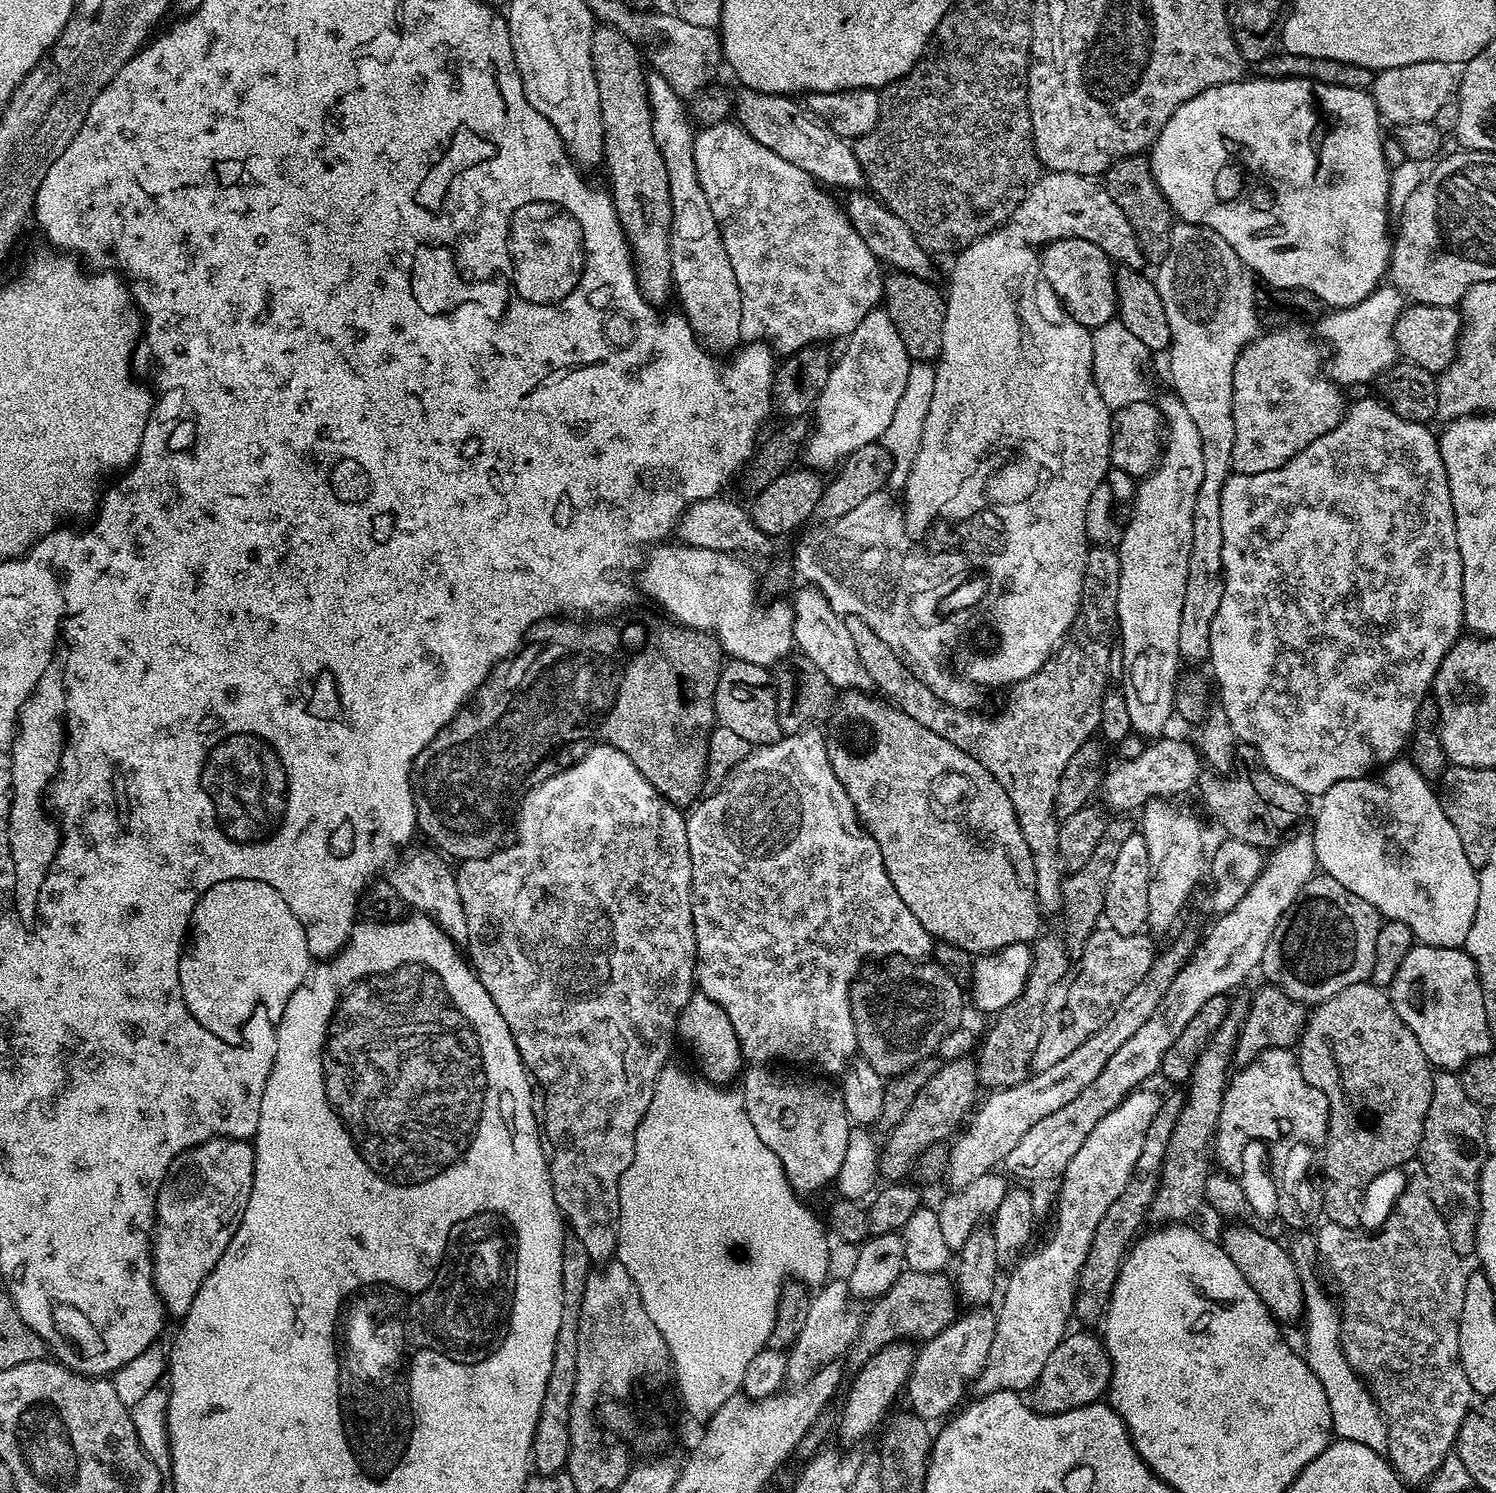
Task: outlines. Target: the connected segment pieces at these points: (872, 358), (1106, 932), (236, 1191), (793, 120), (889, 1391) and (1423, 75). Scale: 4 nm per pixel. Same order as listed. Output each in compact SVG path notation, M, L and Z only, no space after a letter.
M883 307L868 312L845 344L840 361L831 365L826 390L822 390L814 409L816 420L802 448L803 463L813 470L835 469L859 447L883 437L912 369L906 346L902 346L902 338L898 338L898 330Z
M1107 926L1097 927L1090 934L1084 949L1073 959L1066 978L1062 978L1062 982L1050 990L1050 998L1046 998L1042 1036L1030 1061L1036 1072L1046 1070L1073 1053L1110 1018L1122 998L1146 978L1158 955L1158 947L1151 938L1144 932L1118 934Z
M207 1140L187 1148L174 1158L168 1167L166 1178L158 1190L156 1199L156 1223L150 1233L152 1237L152 1284L169 1317L182 1318L194 1302L194 1294L206 1282L206 1278L218 1266L218 1258L230 1246L230 1238L240 1225L246 1202L250 1202L250 1190L254 1186L256 1149L246 1140Z
M741 87L739 91L740 94L736 94L734 98L734 120L741 128L747 130L750 138L762 142L766 150L774 150L778 158L786 158L786 162L794 162L794 166L806 170L806 174L810 174L812 179L821 185L830 184L834 188L848 188L847 190L860 190L865 187L864 171L856 157L855 147L838 134L834 134L834 130L830 130L830 126L826 126L822 118L815 116L801 101L800 104L796 101L799 99L755 92L752 88L745 87Z
M897 1342L885 1346L878 1350L876 1354L862 1367L854 1372L852 1376L852 1385L848 1388L848 1393L844 1396L844 1409L840 1412L840 1436L844 1440L860 1440L867 1432L872 1432L881 1427L885 1423L886 1417L889 1415L888 1410L892 1406L896 1395L905 1391L908 1375L912 1372L912 1367L916 1361L917 1349L911 1343Z
M1414 62L1410 66L1381 68L1372 77L1370 95L1381 117L1392 126L1435 121L1438 110L1453 99L1458 76L1453 65L1442 62Z

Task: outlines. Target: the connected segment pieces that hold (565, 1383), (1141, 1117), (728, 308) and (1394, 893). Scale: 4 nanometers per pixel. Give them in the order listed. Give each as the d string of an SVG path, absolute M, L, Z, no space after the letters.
M568 1234L562 1250L562 1326L558 1326L558 1342L554 1342L554 1366L550 1382L546 1382L546 1398L538 1414L538 1426L532 1439L531 1463L537 1473L552 1476L565 1471L570 1450L570 1402L574 1402L574 1381L578 1379L578 1314L582 1310L582 1294L588 1275L594 1271L590 1254L578 1238Z
M1137 1090L1131 1092L1120 1105L1082 1142L1082 1150L1070 1158L1068 1169L1064 1171L1060 1184L1060 1197L1056 1200L1056 1221L1052 1224L1052 1233L1041 1248L1036 1248L1015 1265L1008 1285L1003 1285L1004 1301L996 1312L996 1329L994 1342L990 1342L990 1354L986 1354L986 1366L974 1381L975 1393L984 1395L994 1392L1026 1392L1036 1384L1038 1374L1042 1374L1042 1366L1046 1366L1046 1358L1054 1351L1054 1346L1062 1342L1068 1328L1068 1316L1073 1315L1072 1299L1076 1295L1076 1279L1078 1270L1082 1270L1082 1262L1086 1262L1086 1254L1090 1251L1090 1242L1094 1238L1094 1230L1098 1230L1098 1222L1102 1222L1102 1214L1110 1207L1110 1202L1122 1194L1126 1182L1130 1178L1130 1170L1134 1170L1134 1162L1138 1162L1138 1153L1142 1150L1142 1138L1146 1138L1146 1130L1150 1130L1150 1122L1154 1122L1154 1114L1158 1114L1161 1097L1152 1092Z
M649 71L646 79L654 142L658 142L662 162L666 162L666 178L670 178L670 266L674 296L677 301L680 299L679 311L688 319L696 339L713 353L731 353L742 340L742 294L723 245L720 223L714 210L710 210L710 202L706 202L706 190L698 182L692 145L694 124L686 115L685 101L662 74Z
M1397 758L1391 764L1383 765L1375 774L1338 782L1334 786L1330 786L1330 790L1326 790L1323 796L1319 797L1318 804L1320 804L1320 809L1316 812L1316 825L1310 829L1310 835L1316 851L1316 863L1327 875L1342 882L1342 886L1346 886L1346 890L1350 890L1350 894L1358 894L1358 898L1366 898L1366 902L1370 902L1370 906L1374 906L1380 911L1384 920L1406 922L1406 926L1410 926L1413 937L1419 943L1443 948L1463 948L1466 934L1470 934L1470 926L1474 926L1474 914L1478 910L1478 886L1480 885L1478 870L1474 866L1470 866L1470 858L1466 858L1466 850L1462 850L1458 830L1454 830L1450 818L1446 818L1446 814L1442 810L1437 789L1425 776L1418 774L1411 759Z

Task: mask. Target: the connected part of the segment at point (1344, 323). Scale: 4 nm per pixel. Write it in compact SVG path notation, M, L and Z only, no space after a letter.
M1381 286L1354 306L1325 311L1318 321L1319 339L1332 347L1331 379L1341 386L1364 384L1367 380L1375 381L1381 374L1389 371L1398 360L1392 335L1396 319L1405 307L1404 293L1391 286Z

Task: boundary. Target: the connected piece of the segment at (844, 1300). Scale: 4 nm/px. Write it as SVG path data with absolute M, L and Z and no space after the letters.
M831 1279L824 1285L820 1286L815 1294L810 1299L809 1310L806 1316L806 1324L799 1334L799 1338L793 1343L788 1351L787 1360L787 1383L792 1386L803 1386L812 1379L815 1372L820 1368L833 1363L834 1358L838 1359L845 1355L849 1347L855 1340L860 1325L860 1316L852 1310L850 1302L852 1303L851 1293L848 1291L847 1283L843 1280Z

